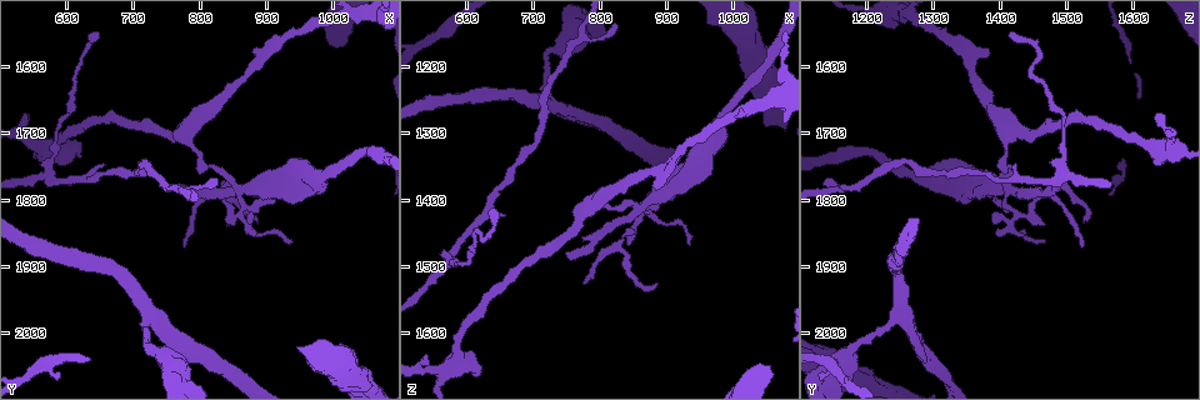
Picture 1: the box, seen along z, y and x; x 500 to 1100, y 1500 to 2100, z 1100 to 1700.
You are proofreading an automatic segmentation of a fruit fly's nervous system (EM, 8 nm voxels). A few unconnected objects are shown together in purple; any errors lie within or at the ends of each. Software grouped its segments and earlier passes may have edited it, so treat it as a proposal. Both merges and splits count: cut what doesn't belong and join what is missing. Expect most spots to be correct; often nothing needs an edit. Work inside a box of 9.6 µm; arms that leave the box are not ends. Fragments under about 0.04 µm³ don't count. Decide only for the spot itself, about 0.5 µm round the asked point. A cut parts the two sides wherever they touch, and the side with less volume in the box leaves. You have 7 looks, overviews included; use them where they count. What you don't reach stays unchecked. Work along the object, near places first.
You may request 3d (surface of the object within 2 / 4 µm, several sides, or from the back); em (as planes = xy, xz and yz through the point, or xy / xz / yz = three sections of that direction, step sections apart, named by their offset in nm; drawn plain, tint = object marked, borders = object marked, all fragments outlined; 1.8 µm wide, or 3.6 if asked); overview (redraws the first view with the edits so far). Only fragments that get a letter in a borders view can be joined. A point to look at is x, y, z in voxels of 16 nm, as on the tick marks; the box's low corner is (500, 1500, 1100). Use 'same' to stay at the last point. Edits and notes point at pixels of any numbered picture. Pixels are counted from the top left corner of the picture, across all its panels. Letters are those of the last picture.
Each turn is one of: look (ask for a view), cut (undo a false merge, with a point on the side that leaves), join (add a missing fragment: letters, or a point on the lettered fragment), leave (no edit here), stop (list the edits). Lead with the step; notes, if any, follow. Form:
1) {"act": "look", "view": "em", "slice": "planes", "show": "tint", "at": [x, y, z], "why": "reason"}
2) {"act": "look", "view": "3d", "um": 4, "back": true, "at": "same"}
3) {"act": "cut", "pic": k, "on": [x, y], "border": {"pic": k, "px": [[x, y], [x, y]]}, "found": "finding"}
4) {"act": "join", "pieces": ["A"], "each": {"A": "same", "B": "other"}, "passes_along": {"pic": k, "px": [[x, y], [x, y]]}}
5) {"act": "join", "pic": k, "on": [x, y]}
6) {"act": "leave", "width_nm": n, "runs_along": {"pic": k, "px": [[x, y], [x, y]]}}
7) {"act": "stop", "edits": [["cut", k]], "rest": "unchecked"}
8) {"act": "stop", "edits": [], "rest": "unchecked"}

{"act": "look", "view": "em", "um": 3.6, "slice": "planes", "show": "borders", "at": [645, 1555, 1420], "why": "long arm stops here"}

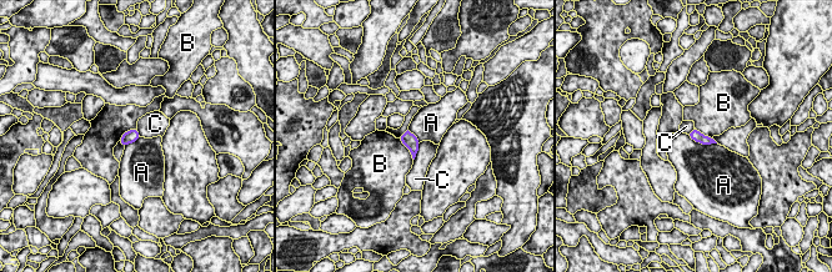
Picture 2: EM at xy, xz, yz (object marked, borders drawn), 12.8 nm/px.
{"act": "leave", "width_nm": 140, "longest_contact_nm": ["A", 400], "each": {"A": "other", "B": "other", "C": "other"}, "found": "no lettered fragment goes on from it"}

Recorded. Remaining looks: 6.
{"act": "look", "view": "em", "slice": "xy", "step": 8, "show": "tint", "at": [860, 1780, 1410], "why": "small branch off a trunk"}

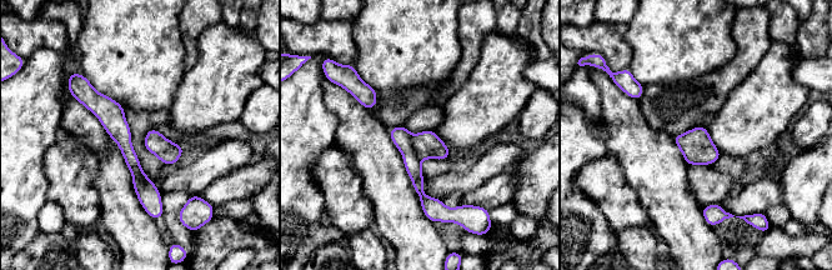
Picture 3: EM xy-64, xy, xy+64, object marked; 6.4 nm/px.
{"act": "look", "view": "em", "slice": "planes", "show": "tint", "at": "same", "why": "another direction"}

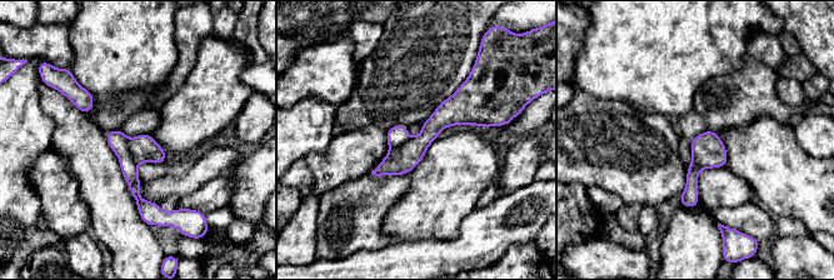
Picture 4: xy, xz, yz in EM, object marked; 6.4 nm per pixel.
{"act": "look", "view": "em", "slice": "planes", "show": "borders", "at": "same"}

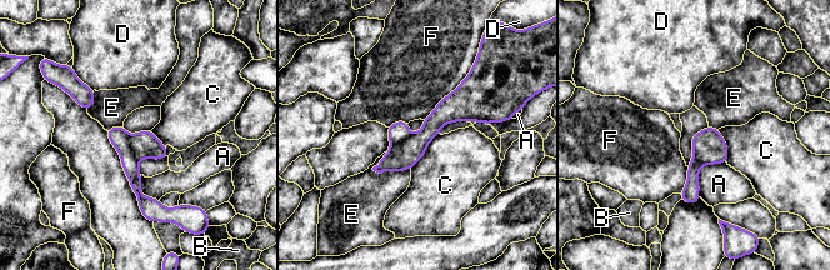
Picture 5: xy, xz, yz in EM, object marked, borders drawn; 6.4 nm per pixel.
{"act": "cut", "pic": 5, "on": [144, 144], "each": {"A": "other", "B": "other", "C": "other", "D": "other", "E": "other", "F": "other"}, "part_leaving": {"pic": 5, "px": [[490, 118], [448, 111], [379, 169]]}, "found": "a second cell is stuck on"}

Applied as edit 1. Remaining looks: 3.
{"act": "look", "view": "overview"}

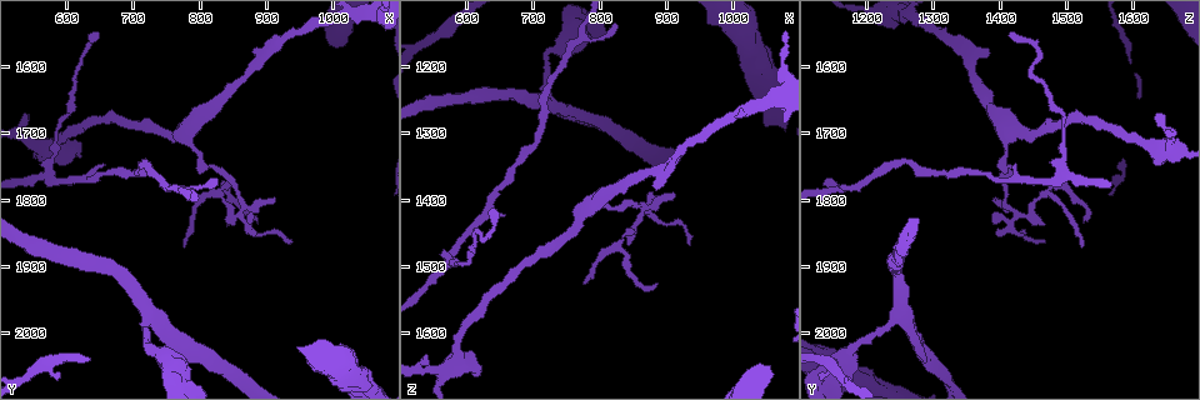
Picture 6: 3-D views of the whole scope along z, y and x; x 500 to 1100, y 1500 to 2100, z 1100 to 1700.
{"act": "look", "view": "em", "um": 3.6, "slice": "yz", "step": 8, "show": "borders", "at": [760, 2055, 1135], "why": "two arms at a narrow angle"}

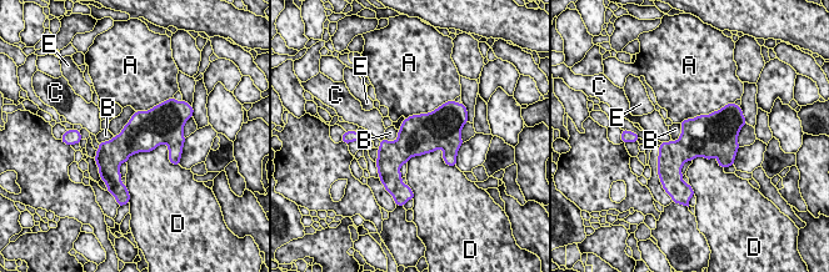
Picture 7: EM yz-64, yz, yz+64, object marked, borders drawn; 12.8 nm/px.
{"act": "leave", "width_nm": 460, "each": {"A": "other", "B": "other", "C": "other", "D": "other", "E": "other"}, "found": "one cell here"}

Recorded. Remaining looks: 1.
{"act": "stop", "edits": [["cut", 5]], "rest": "unchecked"}

